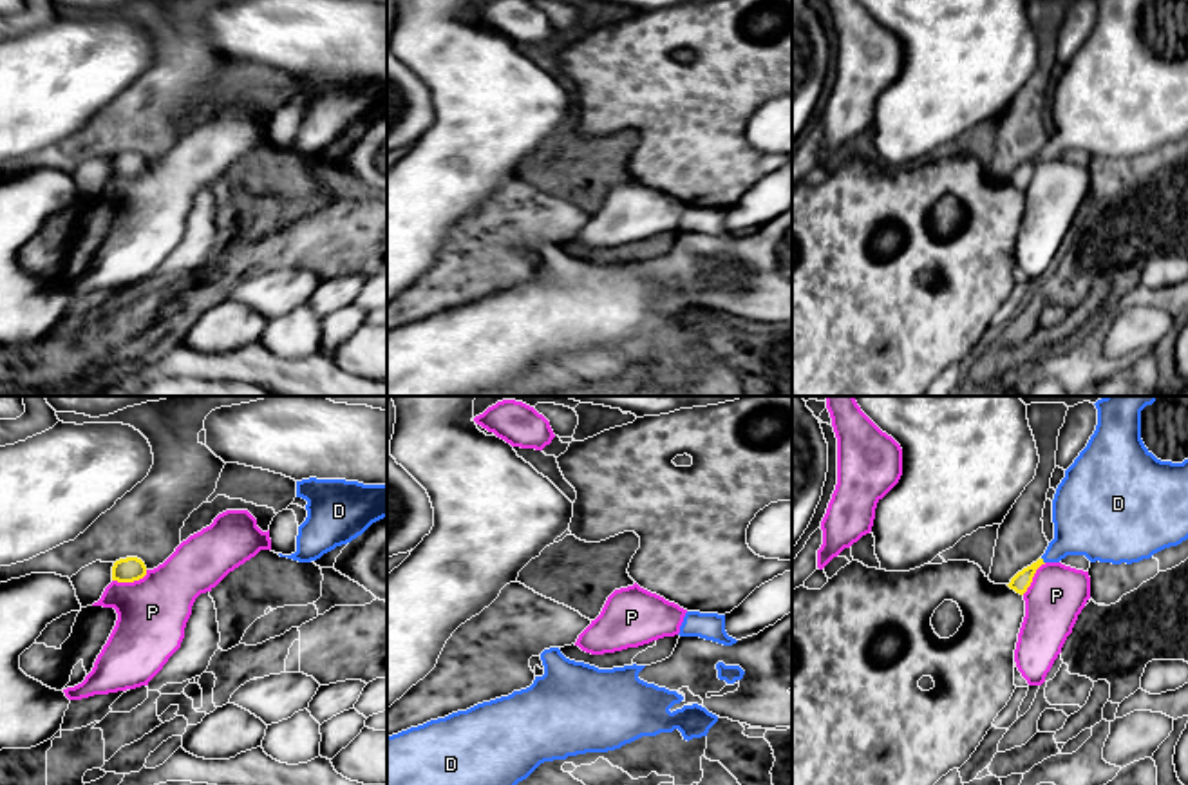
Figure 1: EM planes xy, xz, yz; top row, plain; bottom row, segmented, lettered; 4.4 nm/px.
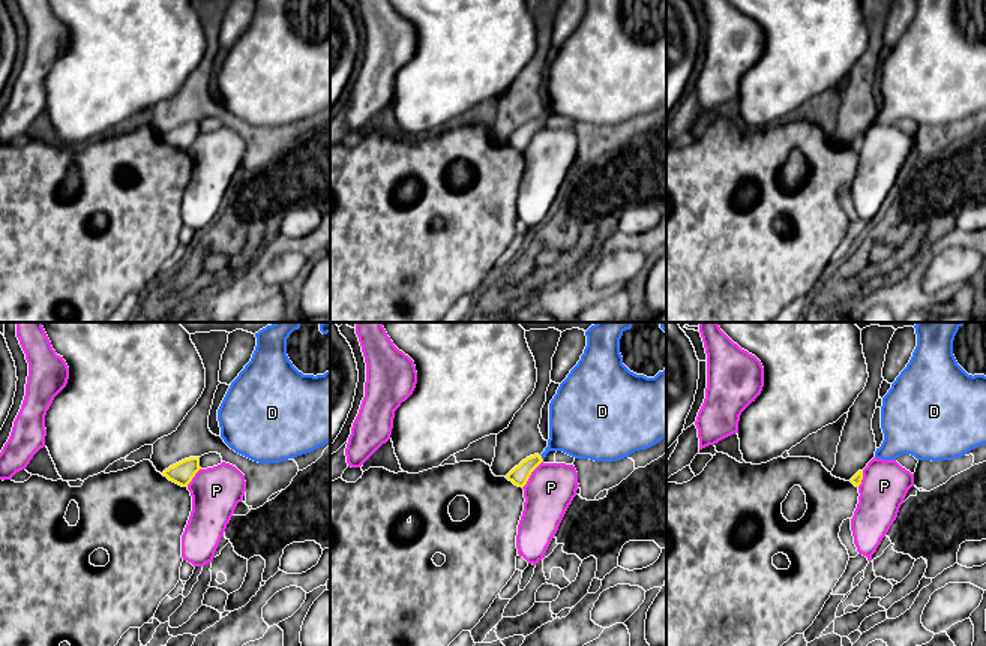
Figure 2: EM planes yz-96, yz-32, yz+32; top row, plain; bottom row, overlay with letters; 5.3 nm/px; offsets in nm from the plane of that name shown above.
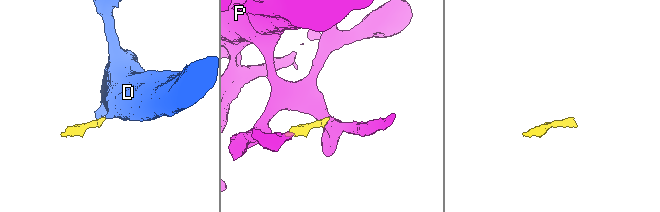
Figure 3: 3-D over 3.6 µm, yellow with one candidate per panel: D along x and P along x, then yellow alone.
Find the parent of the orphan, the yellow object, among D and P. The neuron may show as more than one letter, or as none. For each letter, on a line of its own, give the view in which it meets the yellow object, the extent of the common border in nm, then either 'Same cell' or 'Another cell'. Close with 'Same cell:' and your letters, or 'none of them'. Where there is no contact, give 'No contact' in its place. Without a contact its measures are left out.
D: Touches yellow in yz. Shared border 30 nm. Same cell
P: Touches yellow in xy. Shared border 170 nm. Another cell
Same cell: D

